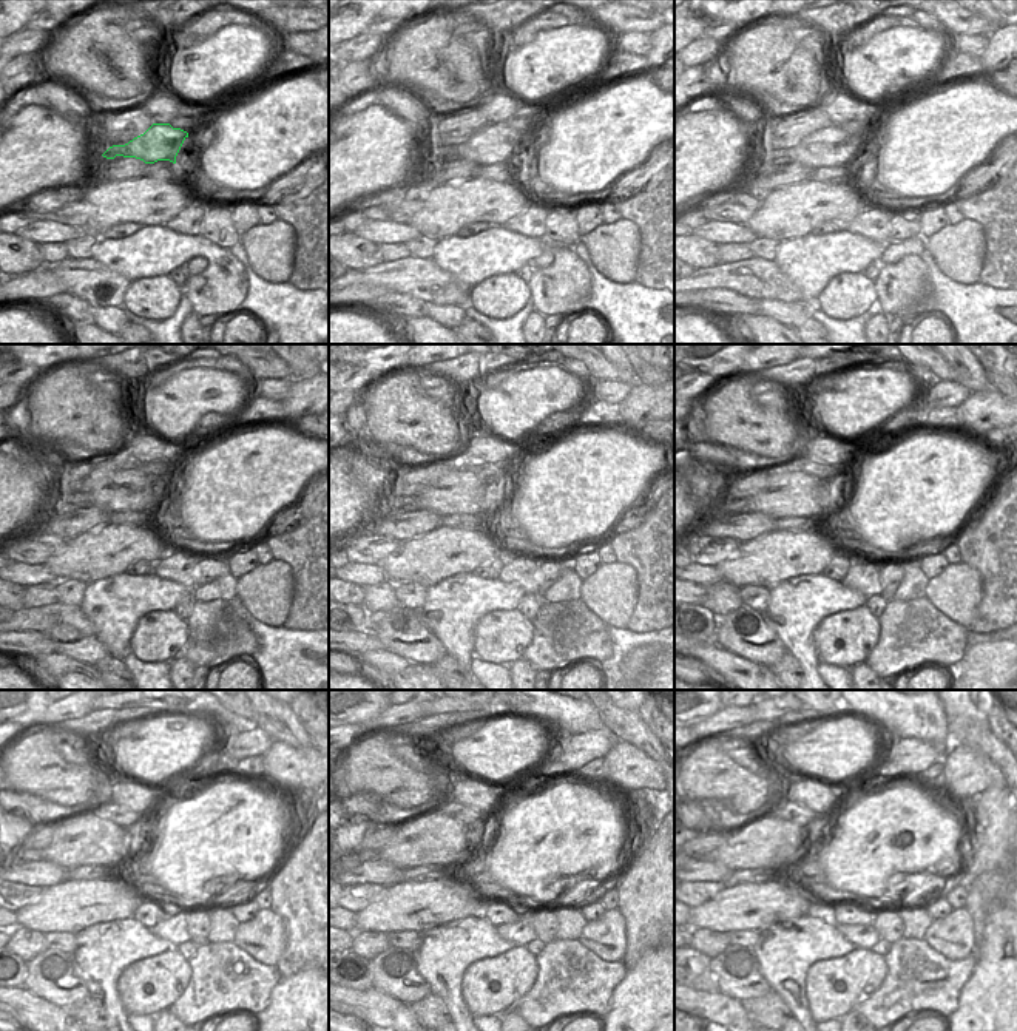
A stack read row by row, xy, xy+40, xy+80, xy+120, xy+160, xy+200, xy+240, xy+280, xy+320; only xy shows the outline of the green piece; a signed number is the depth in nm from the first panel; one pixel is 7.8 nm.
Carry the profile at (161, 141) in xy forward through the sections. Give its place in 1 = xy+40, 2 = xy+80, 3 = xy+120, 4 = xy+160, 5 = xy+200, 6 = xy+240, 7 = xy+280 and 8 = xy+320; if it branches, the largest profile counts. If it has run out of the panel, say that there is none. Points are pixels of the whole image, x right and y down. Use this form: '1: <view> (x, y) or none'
1: xy+40 (494, 144)
2: xy+80 (827, 147)
3: xy+120 (128, 490)
4: xy+160 (451, 493)
5: xy+200 (789, 494)
6: xy+240 (82, 838)
7: xy+280 (426, 838)
8: xy+320 (763, 843)

